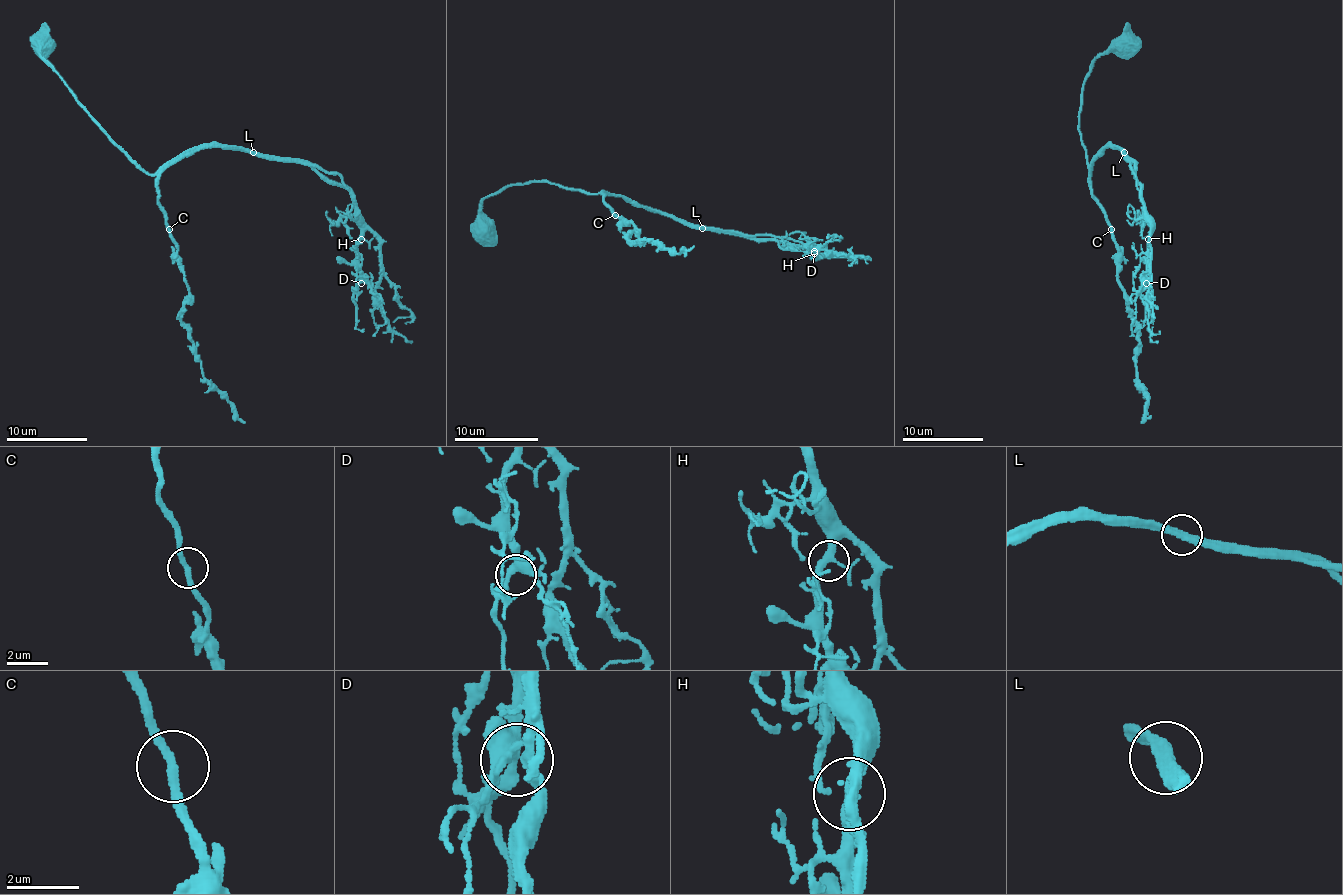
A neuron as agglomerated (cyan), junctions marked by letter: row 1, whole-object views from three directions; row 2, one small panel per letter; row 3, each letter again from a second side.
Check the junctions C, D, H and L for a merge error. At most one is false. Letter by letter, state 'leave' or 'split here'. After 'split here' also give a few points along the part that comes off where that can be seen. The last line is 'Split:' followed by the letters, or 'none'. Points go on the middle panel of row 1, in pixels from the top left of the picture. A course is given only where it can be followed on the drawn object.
C: leave
D: leave
H: leave
L: leave
Split: none

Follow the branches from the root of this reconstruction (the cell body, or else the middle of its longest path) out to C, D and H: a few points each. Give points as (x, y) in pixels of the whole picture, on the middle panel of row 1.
C: (649, 209), (632, 205), (618, 195), (605, 193), (603, 199), (616, 216)
D: (649, 209), (666, 212), (691, 224), (714, 230), (802, 245), (812, 255), (810, 251), (814, 251)
H: (649, 209), (666, 212), (691, 224), (714, 230), (787, 241), (802, 245), (812, 255), (814, 253)

